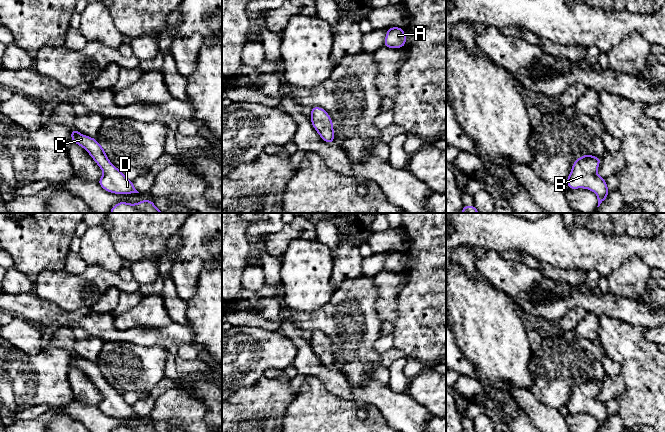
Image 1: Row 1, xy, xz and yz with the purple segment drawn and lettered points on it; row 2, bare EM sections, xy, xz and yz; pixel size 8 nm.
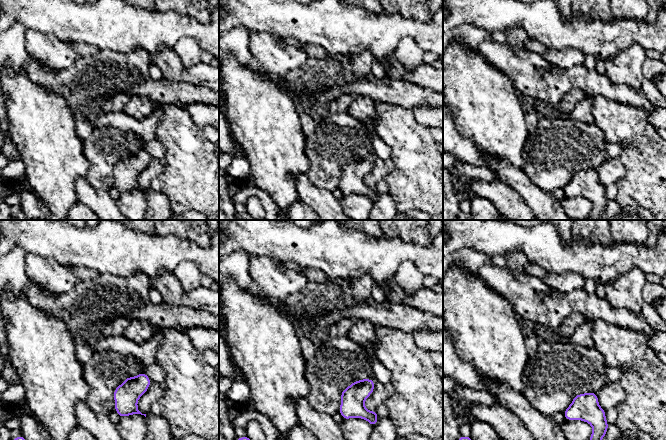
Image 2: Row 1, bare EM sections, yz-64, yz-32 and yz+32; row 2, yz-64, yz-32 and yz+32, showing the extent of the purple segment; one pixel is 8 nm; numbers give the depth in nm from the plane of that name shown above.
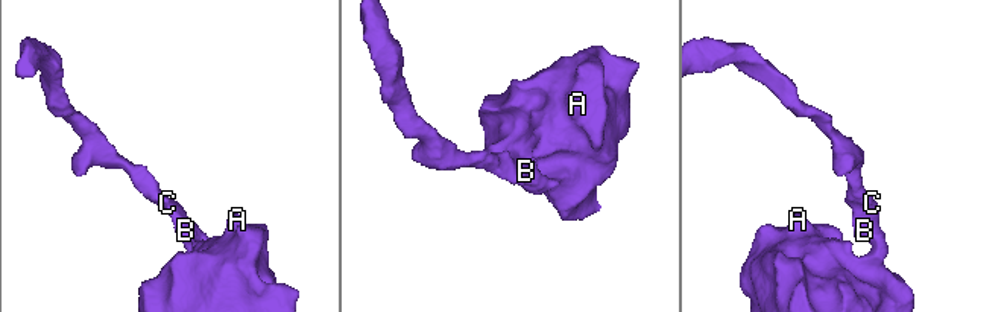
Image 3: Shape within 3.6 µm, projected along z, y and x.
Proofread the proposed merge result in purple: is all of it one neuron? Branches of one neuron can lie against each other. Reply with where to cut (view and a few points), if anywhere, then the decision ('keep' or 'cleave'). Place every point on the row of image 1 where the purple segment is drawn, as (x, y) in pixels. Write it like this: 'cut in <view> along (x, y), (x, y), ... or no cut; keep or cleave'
no cut; keep

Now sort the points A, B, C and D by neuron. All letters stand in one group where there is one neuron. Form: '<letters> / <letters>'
A B C D

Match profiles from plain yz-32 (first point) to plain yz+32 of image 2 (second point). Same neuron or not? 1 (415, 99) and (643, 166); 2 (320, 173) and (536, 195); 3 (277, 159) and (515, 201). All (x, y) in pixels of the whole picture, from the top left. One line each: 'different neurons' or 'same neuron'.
1: different neurons
2: different neurons
3: different neurons

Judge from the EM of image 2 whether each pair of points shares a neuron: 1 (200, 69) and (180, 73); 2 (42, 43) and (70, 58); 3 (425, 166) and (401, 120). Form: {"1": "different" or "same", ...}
{"1": "same", "2": "same", "3": "same"}

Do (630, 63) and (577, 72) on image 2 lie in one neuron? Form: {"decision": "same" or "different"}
{"decision": "different"}

